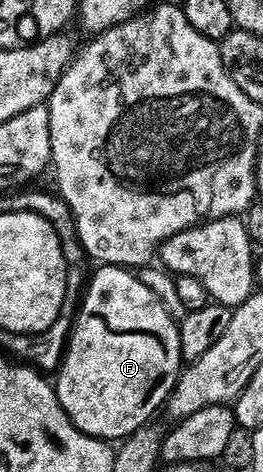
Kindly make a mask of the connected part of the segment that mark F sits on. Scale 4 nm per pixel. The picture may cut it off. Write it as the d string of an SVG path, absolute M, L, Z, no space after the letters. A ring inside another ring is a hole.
M106 265L97 268L97 270L97 273L93 277L91 274L90 280L86 285L86 292L79 302L78 312L75 314L71 332L67 336L63 360L60 362L58 372L55 374L55 377L57 377L56 381L54 380L54 388L58 403L64 408L66 415L74 423L74 427L78 427L81 433L85 433L91 437L99 437L102 441L116 443L123 438L129 437L134 431L138 431L144 425L149 424L153 420L152 416L159 409L161 412L162 406L167 402L169 395L172 394L172 388L175 387L176 380L179 379L182 368L180 327L178 322L166 311L166 307L162 307L158 295L154 295L154 291L150 291L150 287L146 287L146 283L139 281L136 278L135 272L129 271L127 268L119 265Z

